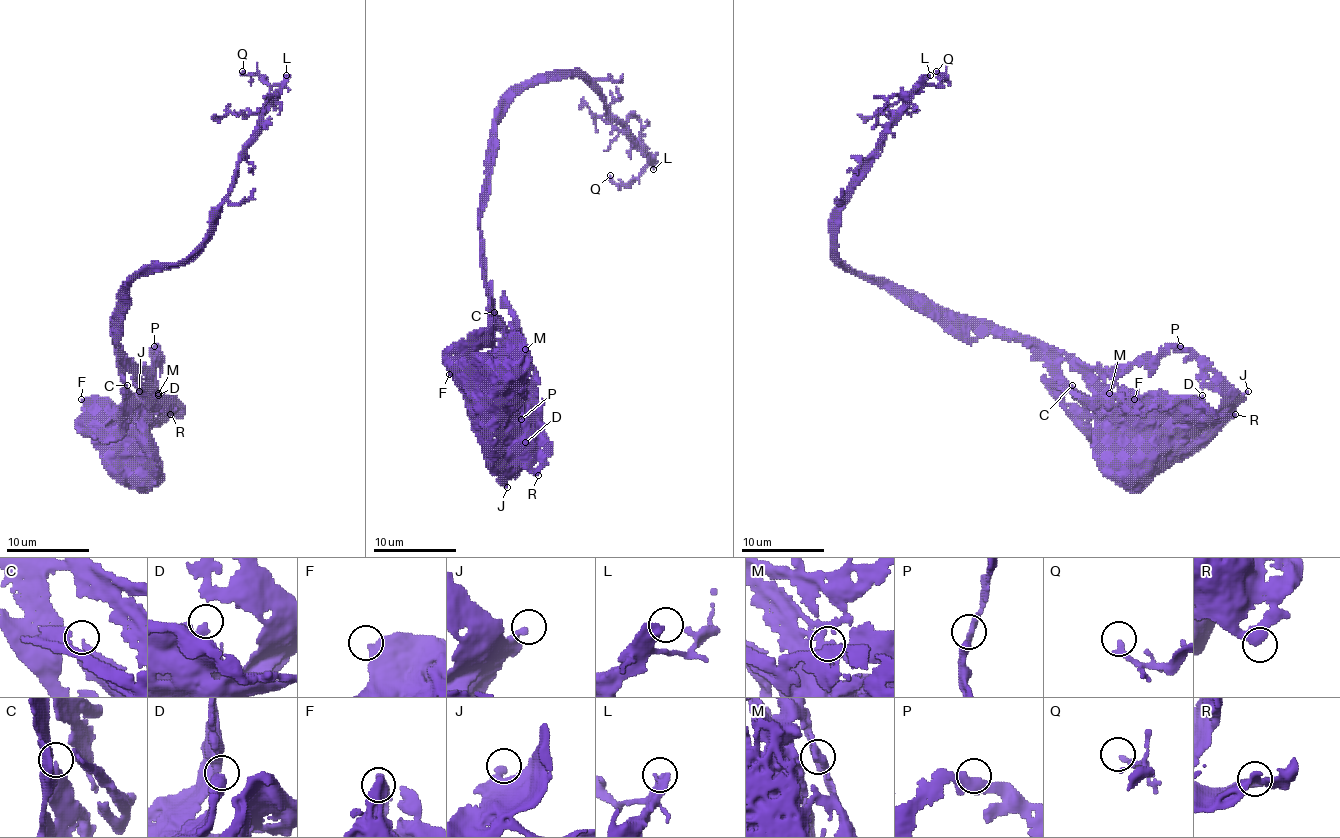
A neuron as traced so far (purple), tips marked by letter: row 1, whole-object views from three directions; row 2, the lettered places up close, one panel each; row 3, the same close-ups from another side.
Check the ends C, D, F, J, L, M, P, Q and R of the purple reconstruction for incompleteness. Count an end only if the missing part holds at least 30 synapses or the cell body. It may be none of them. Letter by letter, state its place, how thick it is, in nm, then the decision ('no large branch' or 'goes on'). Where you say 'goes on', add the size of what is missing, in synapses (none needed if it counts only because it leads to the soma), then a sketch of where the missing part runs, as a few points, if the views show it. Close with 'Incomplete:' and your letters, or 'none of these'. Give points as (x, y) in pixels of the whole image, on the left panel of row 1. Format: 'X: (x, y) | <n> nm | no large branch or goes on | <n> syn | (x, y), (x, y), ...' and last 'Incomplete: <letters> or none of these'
C: (127, 385) | 320 nm | no large branch
D: (158, 395) | 320 nm | no large branch
F: (81, 399) | 550 nm | no large branch
J: (139, 391) | 320 nm | no large branch
L: (286, 75) | 460 nm | goes on | 1000 syn
M: (158, 393) | 320 nm | no large branch
P: (154, 346) | 360 nm | no large branch
Q: (242, 71) | 200 nm | no large branch
R: (170, 414) | 360 nm | no large branch
Incomplete: L

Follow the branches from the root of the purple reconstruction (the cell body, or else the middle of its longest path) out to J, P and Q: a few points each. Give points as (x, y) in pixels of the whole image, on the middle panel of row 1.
J: (503, 382), (492, 382), (492, 423), (500, 436), (503, 483), (507, 487)
P: (503, 382), (484, 378), (488, 374), (515, 374), (519, 355), (527, 390), (527, 409), (521, 419)
Q: (503, 382), (482, 369), (503, 341), (480, 231), (494, 124), (525, 88), (581, 76), (649, 163), (610, 175)

